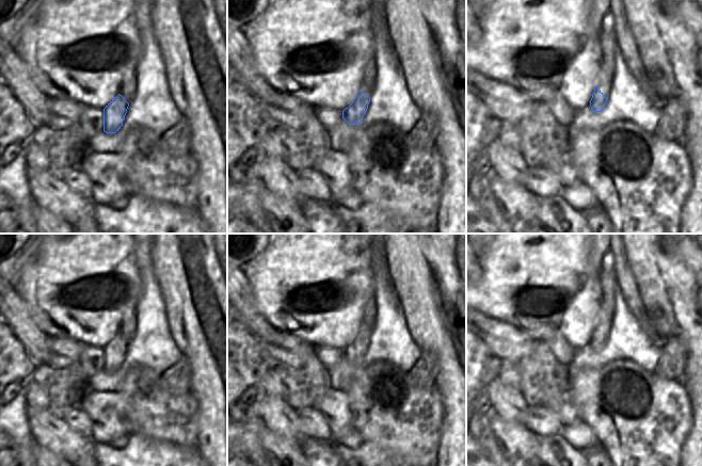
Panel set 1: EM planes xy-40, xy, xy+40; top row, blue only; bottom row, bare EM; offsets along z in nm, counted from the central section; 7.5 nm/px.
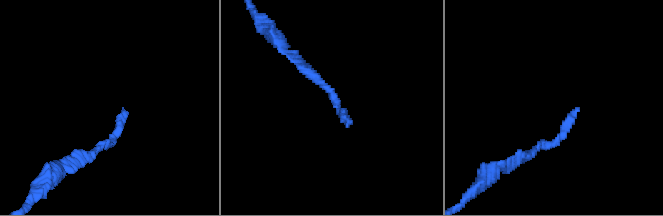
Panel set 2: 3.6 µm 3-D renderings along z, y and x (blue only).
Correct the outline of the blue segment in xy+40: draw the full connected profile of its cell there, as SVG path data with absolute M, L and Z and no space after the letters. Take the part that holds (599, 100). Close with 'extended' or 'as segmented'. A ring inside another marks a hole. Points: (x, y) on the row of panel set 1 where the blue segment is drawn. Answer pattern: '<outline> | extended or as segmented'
M594 86L594 92L592 94L592 98L590 100L590 107L593 112L602 112L606 102L608 100L608 97L606 97L597 86Z | as segmented

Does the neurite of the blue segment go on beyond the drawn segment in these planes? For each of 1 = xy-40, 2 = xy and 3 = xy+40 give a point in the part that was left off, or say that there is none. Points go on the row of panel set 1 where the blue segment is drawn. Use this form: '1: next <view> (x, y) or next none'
1: next none
2: next none
3: next none

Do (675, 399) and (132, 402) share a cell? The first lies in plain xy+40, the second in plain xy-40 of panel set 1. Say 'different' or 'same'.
same

